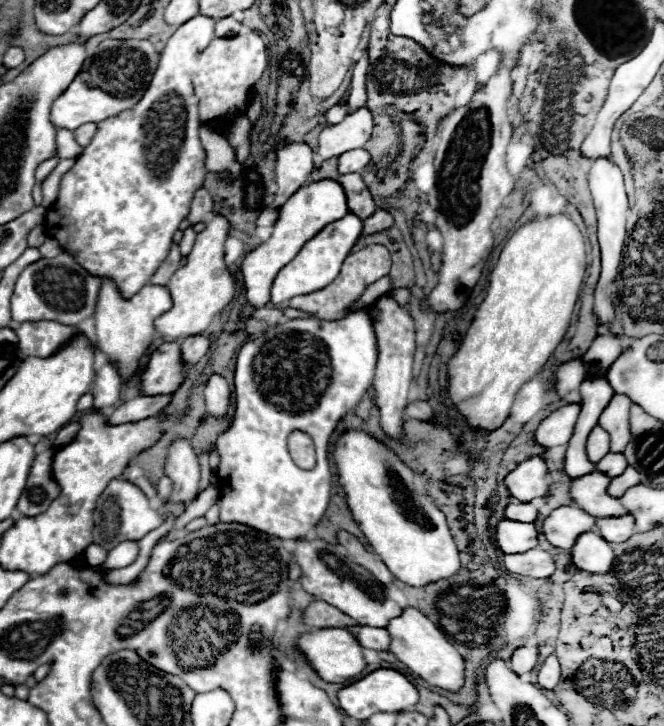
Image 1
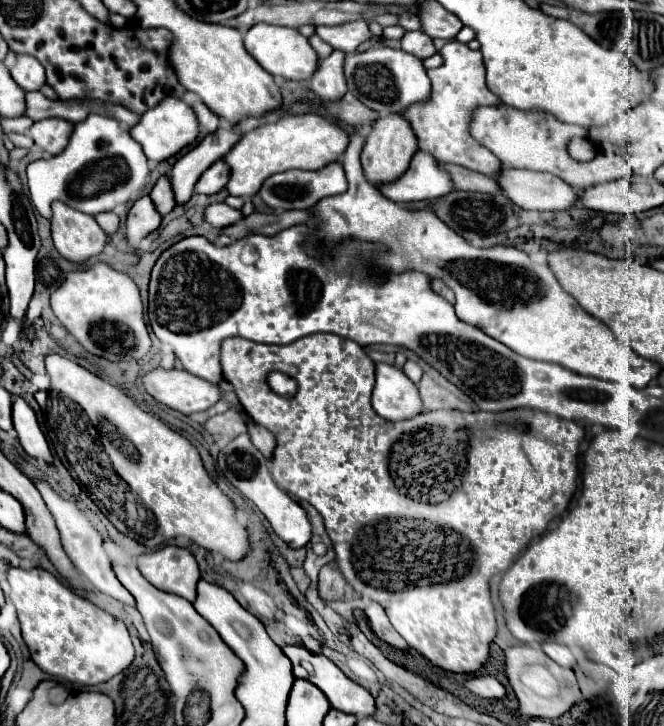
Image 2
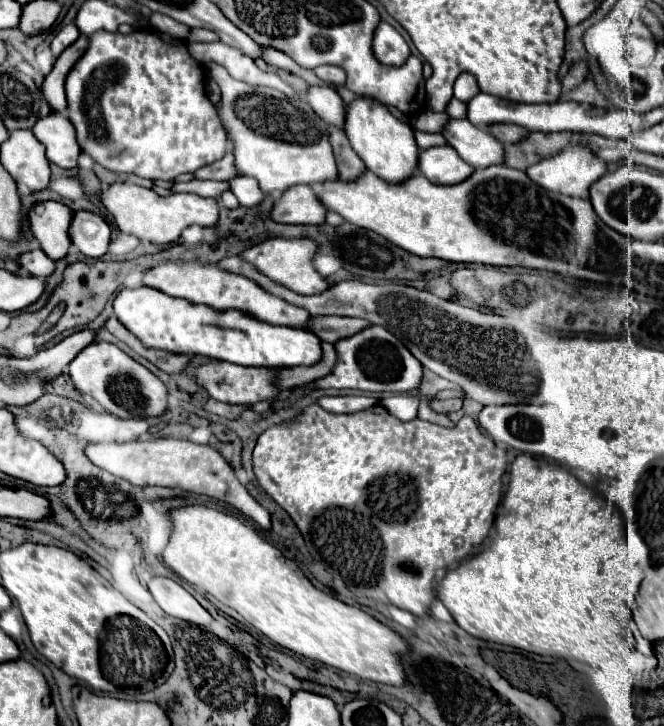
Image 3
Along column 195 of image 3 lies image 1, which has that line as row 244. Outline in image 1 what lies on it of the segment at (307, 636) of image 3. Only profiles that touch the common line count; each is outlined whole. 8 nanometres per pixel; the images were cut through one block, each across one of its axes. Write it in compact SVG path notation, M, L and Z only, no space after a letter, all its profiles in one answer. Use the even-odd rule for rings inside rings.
M556 214L546 220L534 220L518 228L510 240L504 244L500 258L490 272L490 286L486 298L478 306L474 320L462 338L458 350L448 360L448 394L454 408L466 418L472 430L484 428L492 432L498 428L510 414L516 392L524 382L528 382L540 368L548 362L564 332L568 328L578 288L584 280L586 270L586 238L578 226L566 216Z

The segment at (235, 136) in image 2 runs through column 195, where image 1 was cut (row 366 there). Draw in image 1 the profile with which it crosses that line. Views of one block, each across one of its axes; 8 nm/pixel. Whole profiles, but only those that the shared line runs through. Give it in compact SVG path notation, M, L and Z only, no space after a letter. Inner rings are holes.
M166 342L152 352L142 374L142 394L168 394L186 380L178 342Z

